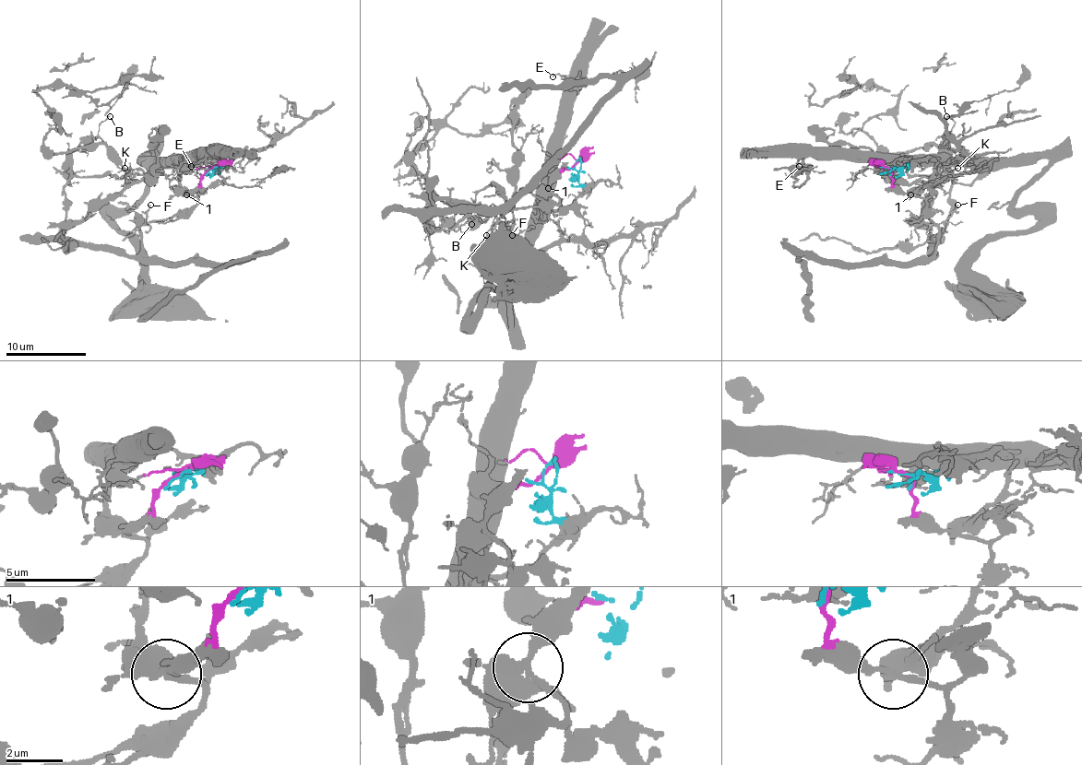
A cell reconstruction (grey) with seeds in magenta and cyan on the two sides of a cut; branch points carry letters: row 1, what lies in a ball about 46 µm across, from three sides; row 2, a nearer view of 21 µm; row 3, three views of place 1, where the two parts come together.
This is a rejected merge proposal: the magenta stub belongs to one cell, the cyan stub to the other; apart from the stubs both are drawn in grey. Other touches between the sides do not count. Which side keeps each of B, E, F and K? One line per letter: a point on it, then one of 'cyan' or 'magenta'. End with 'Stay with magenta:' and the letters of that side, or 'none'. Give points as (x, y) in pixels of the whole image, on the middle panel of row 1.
B: at (471, 224); cyan
E: at (552, 76); cyan
F: at (512, 235); magenta
K: at (486, 235); cyan
Stay with magenta: F

